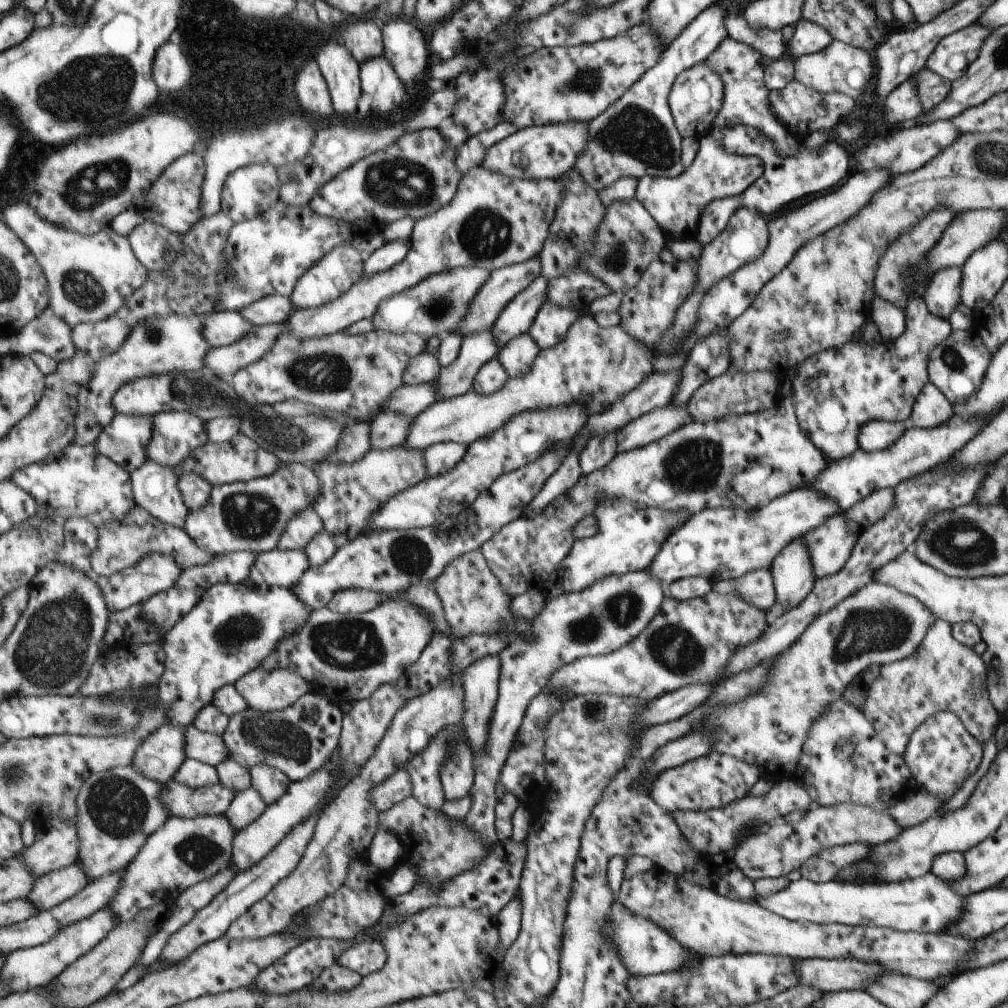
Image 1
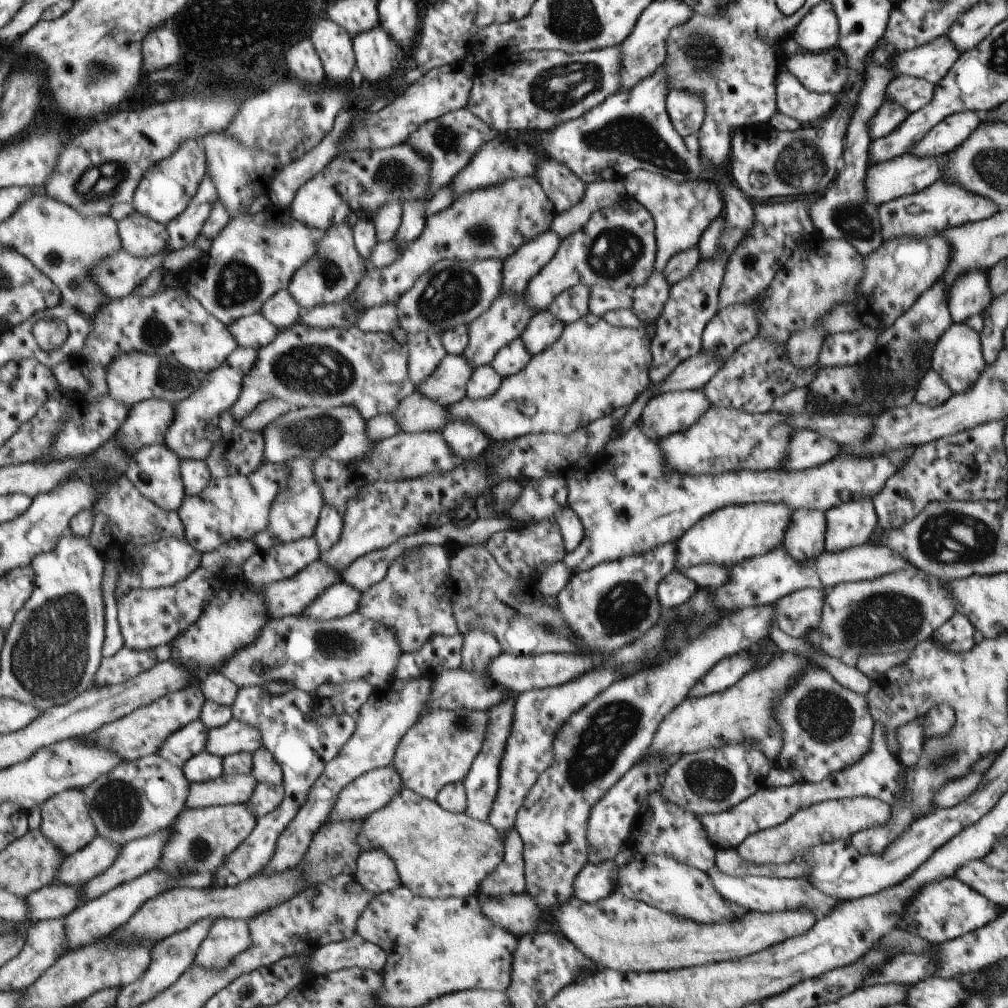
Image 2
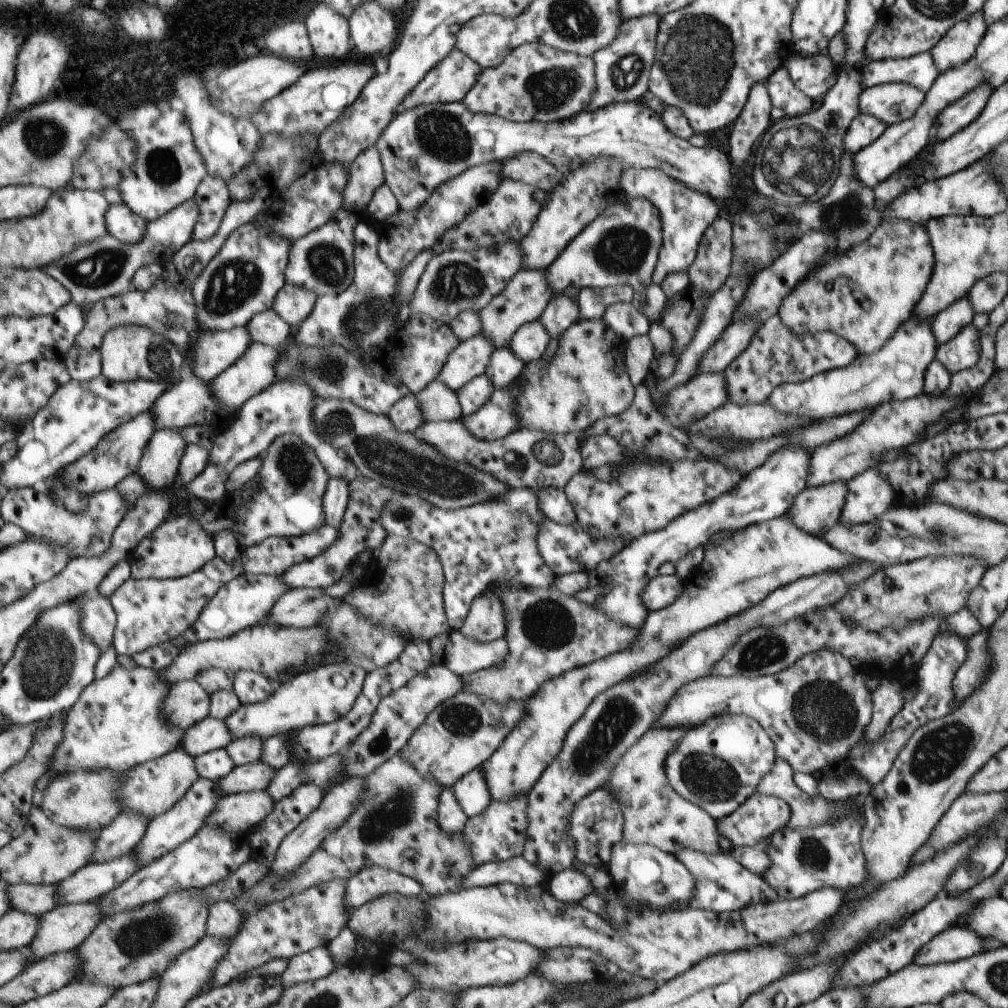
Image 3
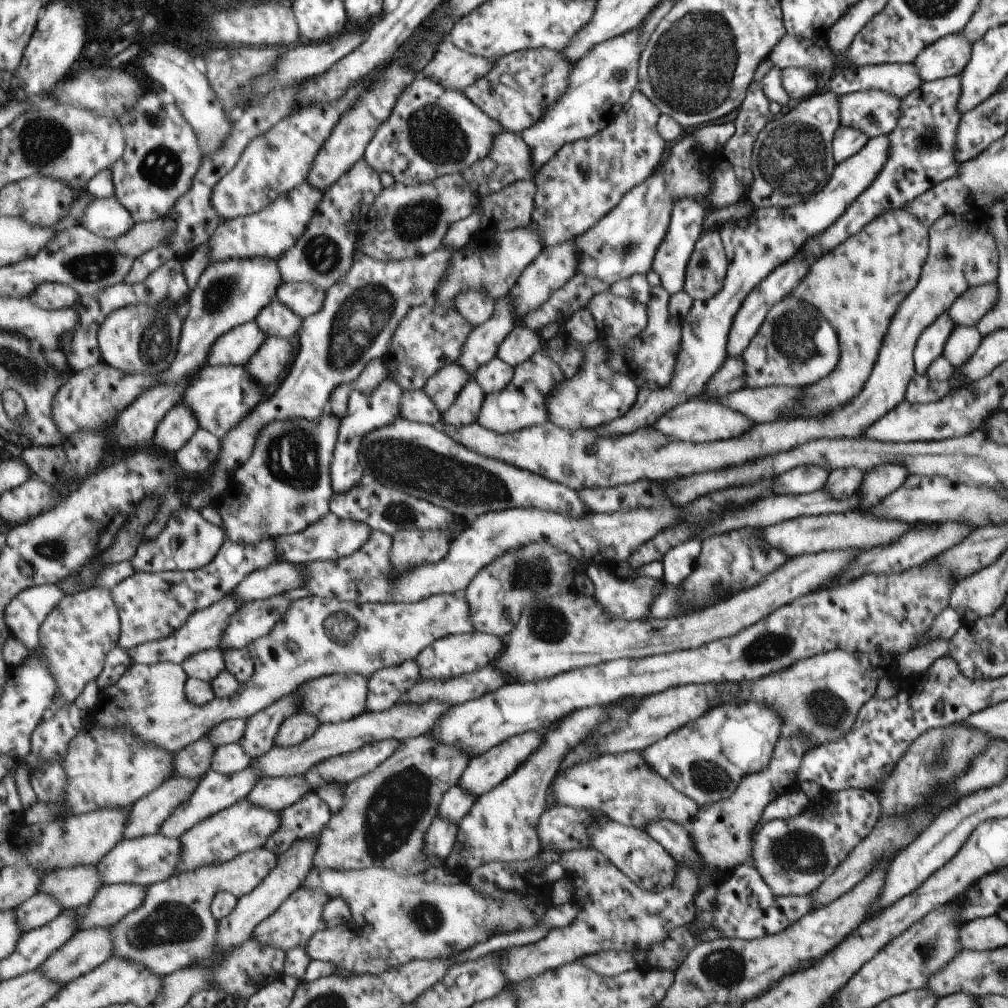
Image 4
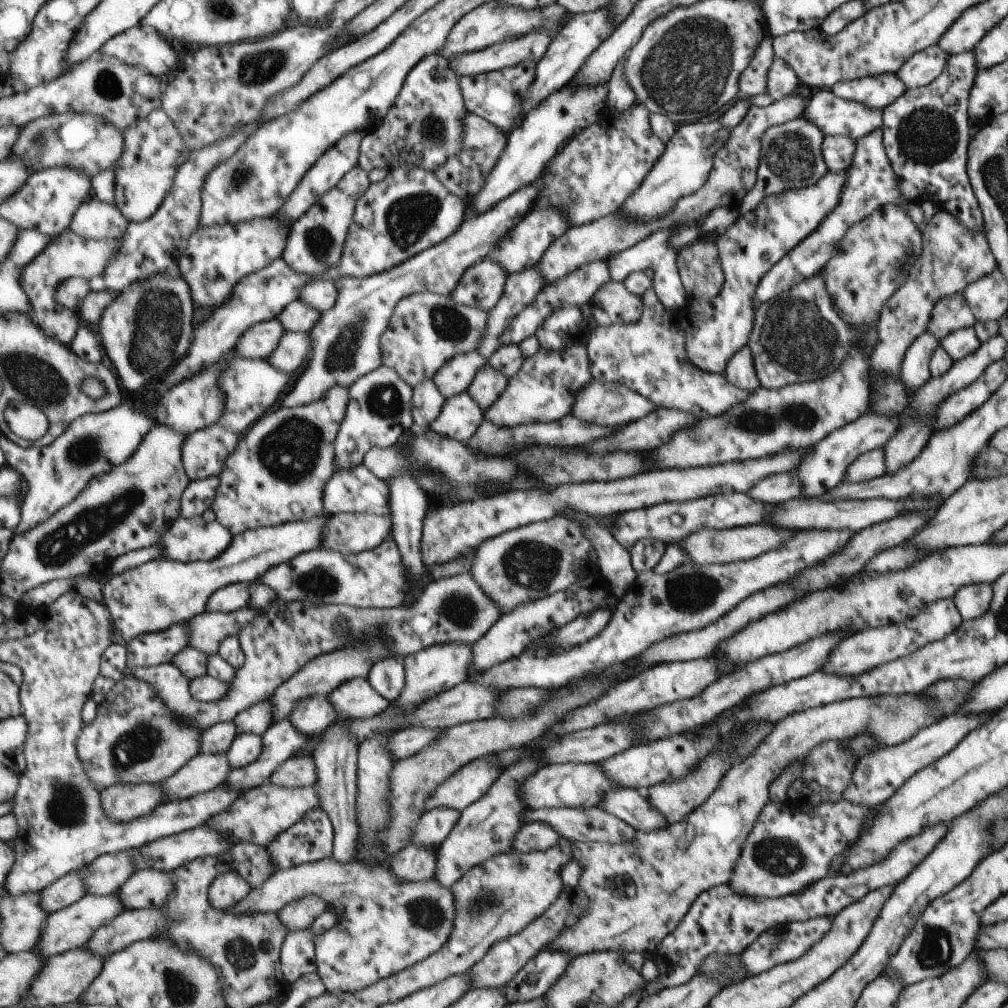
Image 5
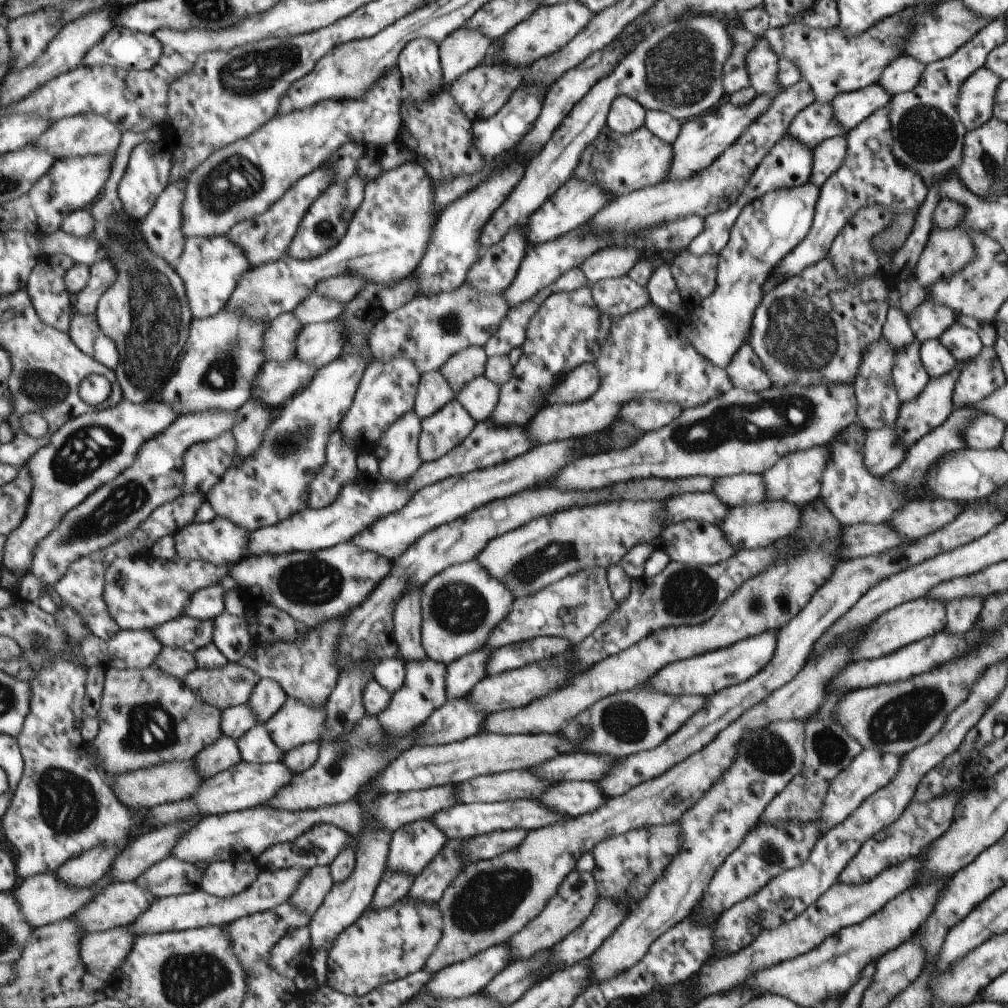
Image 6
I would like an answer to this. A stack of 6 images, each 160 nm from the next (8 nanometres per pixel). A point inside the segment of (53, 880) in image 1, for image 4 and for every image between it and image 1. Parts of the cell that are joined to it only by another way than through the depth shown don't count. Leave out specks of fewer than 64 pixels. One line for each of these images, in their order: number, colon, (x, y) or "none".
2: (78, 869)
3: (118, 839)
4: (148, 815)

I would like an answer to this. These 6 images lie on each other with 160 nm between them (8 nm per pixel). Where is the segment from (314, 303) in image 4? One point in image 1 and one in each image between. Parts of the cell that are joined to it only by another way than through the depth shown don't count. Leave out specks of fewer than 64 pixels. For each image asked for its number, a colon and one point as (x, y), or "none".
1: (274, 308)
2: (282, 309)
3: (294, 304)

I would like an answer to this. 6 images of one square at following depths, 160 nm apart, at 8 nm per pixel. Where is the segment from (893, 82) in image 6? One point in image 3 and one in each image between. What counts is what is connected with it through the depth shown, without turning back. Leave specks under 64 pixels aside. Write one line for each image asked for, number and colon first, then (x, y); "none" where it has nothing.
3: (958, 44)
4: (947, 56)
5: (921, 69)

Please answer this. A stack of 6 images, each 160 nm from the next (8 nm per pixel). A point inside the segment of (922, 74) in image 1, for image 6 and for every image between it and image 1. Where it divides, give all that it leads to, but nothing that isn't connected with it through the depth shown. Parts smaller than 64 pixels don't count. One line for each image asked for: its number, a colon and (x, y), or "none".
2: (913, 93)
3: (891, 102)
4: (873, 112)
5: (833, 116)
6: (815, 123)

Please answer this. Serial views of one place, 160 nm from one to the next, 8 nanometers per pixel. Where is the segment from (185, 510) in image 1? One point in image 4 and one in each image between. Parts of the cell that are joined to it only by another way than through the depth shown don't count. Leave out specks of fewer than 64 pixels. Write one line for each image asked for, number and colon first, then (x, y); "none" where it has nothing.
2: (156, 470)
3: (160, 466)
4: (178, 427)

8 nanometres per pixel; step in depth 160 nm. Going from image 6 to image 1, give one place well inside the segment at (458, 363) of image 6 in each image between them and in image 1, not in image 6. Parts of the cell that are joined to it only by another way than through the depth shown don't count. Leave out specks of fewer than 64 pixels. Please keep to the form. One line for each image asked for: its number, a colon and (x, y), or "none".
1: (389, 429)
2: (416, 414)
3: (438, 402)
4: (444, 387)
5: (456, 375)

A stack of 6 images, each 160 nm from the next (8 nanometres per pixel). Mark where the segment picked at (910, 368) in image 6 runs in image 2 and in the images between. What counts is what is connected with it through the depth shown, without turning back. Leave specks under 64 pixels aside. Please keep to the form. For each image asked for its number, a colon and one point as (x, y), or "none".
2: (969, 294)
3: (951, 319)
4: (931, 341)
5: (913, 371)

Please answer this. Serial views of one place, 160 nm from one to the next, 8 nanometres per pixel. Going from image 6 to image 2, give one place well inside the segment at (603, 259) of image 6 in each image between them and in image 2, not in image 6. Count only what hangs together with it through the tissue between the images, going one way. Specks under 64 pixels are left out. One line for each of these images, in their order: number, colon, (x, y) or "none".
2: (680, 211)
3: (684, 213)
4: (685, 226)
5: (654, 253)

